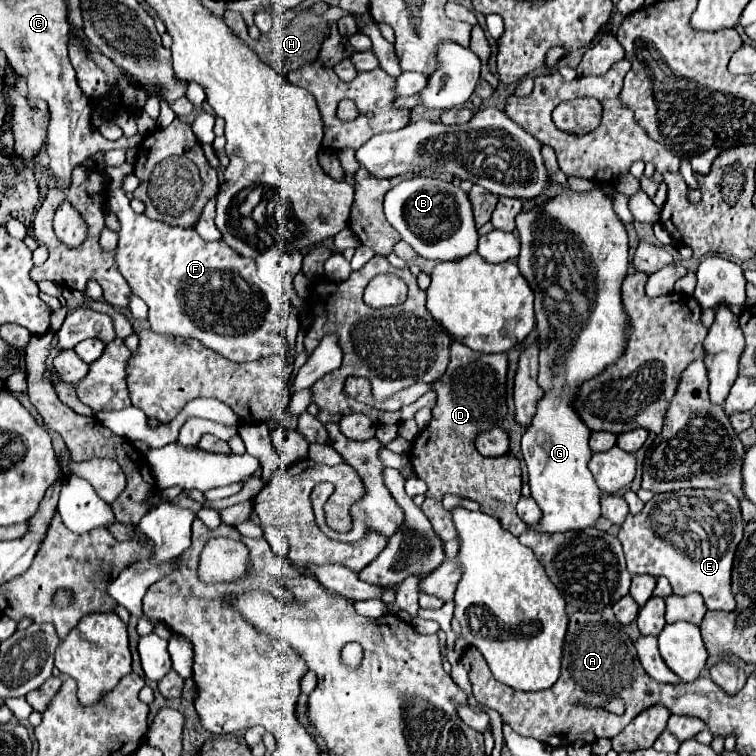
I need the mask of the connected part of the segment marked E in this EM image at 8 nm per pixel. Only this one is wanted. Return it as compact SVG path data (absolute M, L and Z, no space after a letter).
M679 490L657 494L645 504L637 516L627 516L619 526L619 542L623 544L623 554L631 574L653 574L665 576L671 582L673 594L697 592L703 596L707 610L733 612L735 598L731 594L731 566L737 544L743 536L743 520L739 510L739 500L731 492L721 490Z

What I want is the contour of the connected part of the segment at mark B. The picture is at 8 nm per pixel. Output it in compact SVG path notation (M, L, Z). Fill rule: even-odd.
M431 176L403 180L385 194L385 218L425 260L455 262L477 250L479 234L469 196L453 182L443 182Z

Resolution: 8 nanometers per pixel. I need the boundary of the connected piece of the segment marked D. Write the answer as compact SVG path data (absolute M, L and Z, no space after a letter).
M451 342L451 362L439 386L433 384L413 384L405 390L395 392L383 402L377 402L371 394L371 382L367 378L351 378L347 380L347 394L365 404L399 404L399 406L375 406L379 410L399 410L419 396L423 396L429 388L437 392L437 404L433 406L433 418L429 426L419 432L411 448L411 466L417 478L425 480L427 494L423 502L423 512L431 520L435 532L441 540L455 540L457 530L453 518L447 518L447 510L441 506L445 494L457 494L461 498L469 498L479 502L479 510L497 518L501 528L511 532L513 536L521 536L527 530L527 524L517 516L515 506L521 496L521 466L518 458L508 453L499 458L485 458L475 450L475 436L481 430L493 428L507 414L505 406L505 374L507 374L507 356L505 354L479 354L471 352L471 348Z

